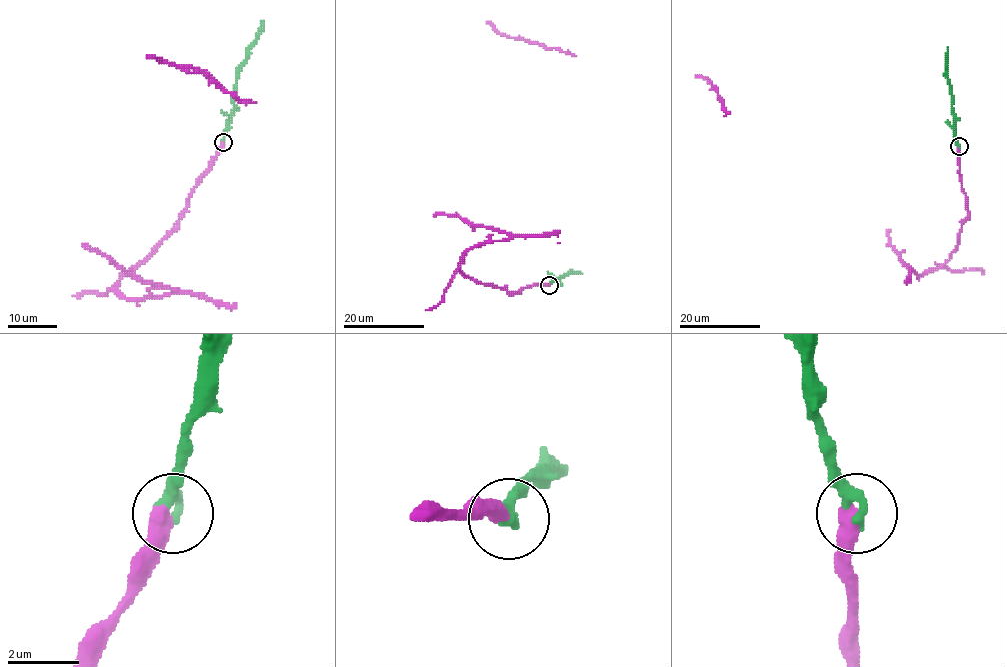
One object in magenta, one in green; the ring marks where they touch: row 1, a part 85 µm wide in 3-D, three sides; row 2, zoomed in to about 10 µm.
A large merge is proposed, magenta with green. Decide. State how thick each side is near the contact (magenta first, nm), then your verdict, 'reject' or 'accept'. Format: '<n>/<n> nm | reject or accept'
500/360 nm | accept

